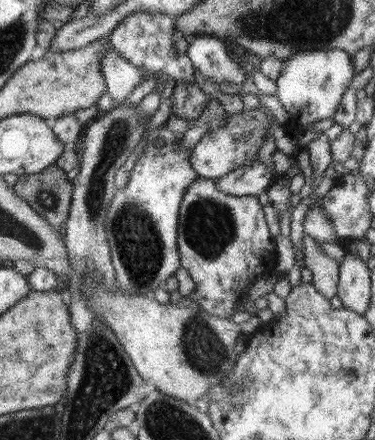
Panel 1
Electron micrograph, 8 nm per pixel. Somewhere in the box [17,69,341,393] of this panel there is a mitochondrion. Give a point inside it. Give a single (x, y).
(138, 243)

